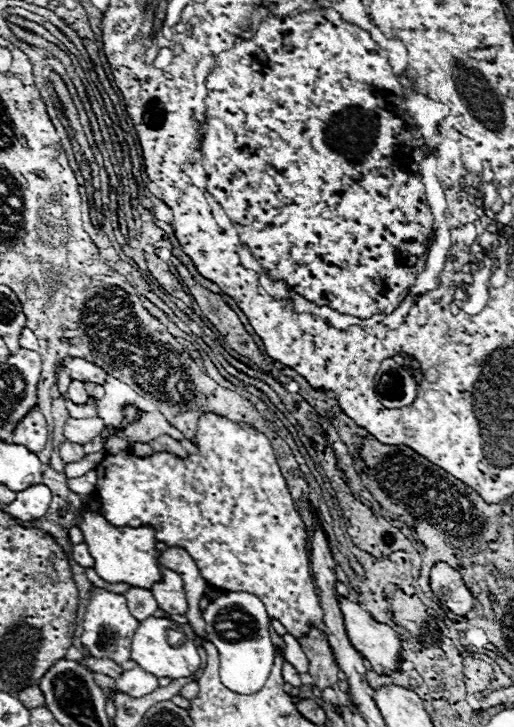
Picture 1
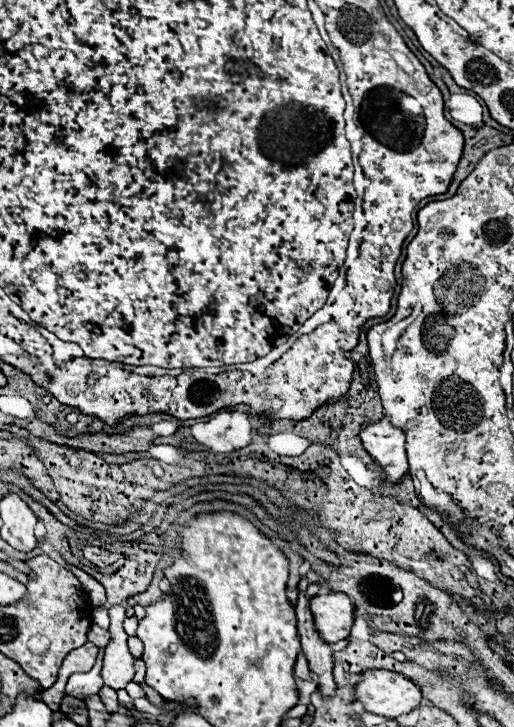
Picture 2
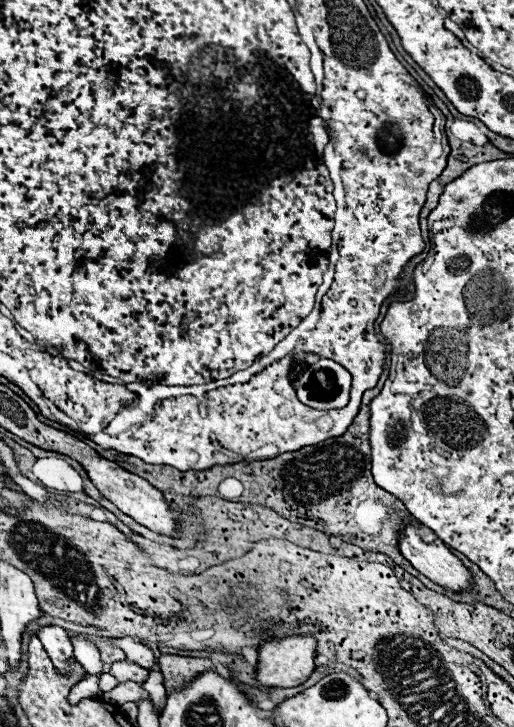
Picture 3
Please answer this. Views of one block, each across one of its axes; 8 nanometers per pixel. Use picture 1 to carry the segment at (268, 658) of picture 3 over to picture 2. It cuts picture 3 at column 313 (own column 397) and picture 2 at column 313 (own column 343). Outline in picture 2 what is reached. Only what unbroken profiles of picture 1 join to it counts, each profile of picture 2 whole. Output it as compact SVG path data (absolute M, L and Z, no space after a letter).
M328 592L322 596L314 596L310 600L310 610L314 614L320 636L328 644L350 636L350 628L354 624L354 604L344 592Z

